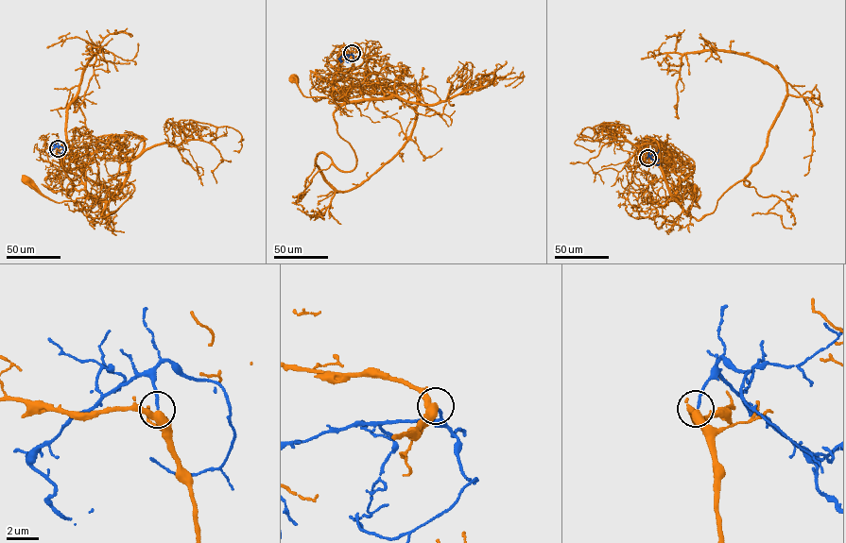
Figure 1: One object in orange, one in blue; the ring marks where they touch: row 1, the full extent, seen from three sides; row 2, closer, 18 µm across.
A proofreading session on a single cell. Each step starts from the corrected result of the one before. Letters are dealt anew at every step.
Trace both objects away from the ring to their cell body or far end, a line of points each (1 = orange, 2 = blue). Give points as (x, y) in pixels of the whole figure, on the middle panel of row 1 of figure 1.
1: (352, 54), (344, 54), (332, 79), (347, 102), (329, 103), (325, 97), (303, 96), (294, 77)
2: (352, 54), (340, 57), (341, 62)

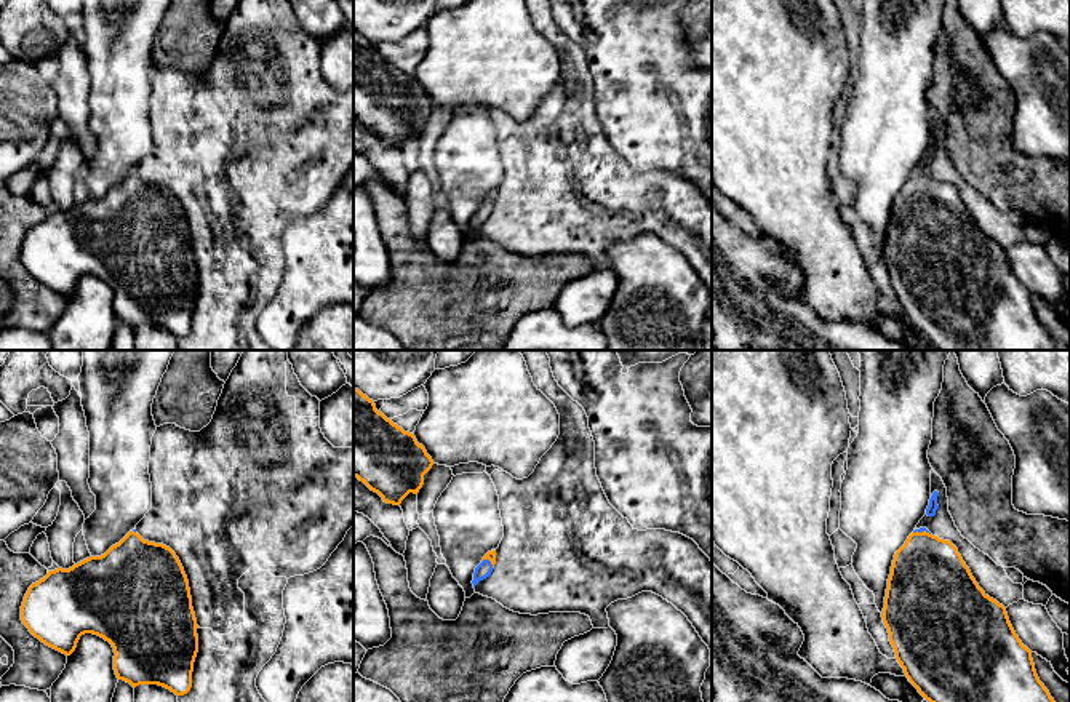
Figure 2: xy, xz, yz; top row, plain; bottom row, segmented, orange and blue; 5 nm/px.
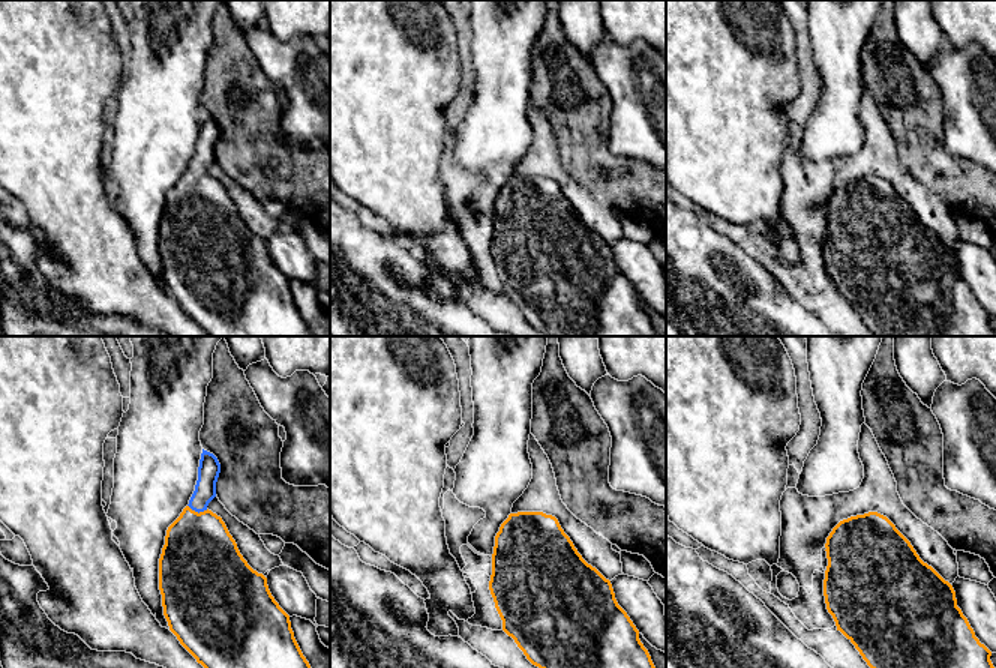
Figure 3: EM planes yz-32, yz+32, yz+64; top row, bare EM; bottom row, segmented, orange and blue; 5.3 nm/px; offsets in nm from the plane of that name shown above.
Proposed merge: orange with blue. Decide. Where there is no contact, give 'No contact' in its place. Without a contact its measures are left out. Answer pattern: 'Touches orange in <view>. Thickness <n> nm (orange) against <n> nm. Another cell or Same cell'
Touches orange in yz. Thickness 400 nm (orange) against 20 nm. Same cell

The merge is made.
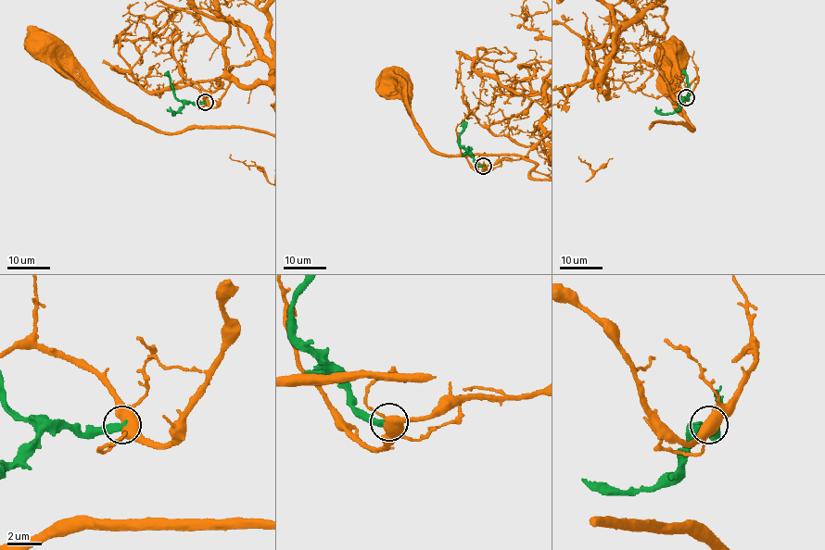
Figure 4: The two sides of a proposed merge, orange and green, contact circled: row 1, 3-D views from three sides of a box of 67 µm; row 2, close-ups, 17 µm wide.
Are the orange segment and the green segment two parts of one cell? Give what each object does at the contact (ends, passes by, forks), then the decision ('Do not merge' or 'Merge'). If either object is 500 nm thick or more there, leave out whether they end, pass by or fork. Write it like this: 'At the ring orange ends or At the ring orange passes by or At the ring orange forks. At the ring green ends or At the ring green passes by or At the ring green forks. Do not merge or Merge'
Do not merge

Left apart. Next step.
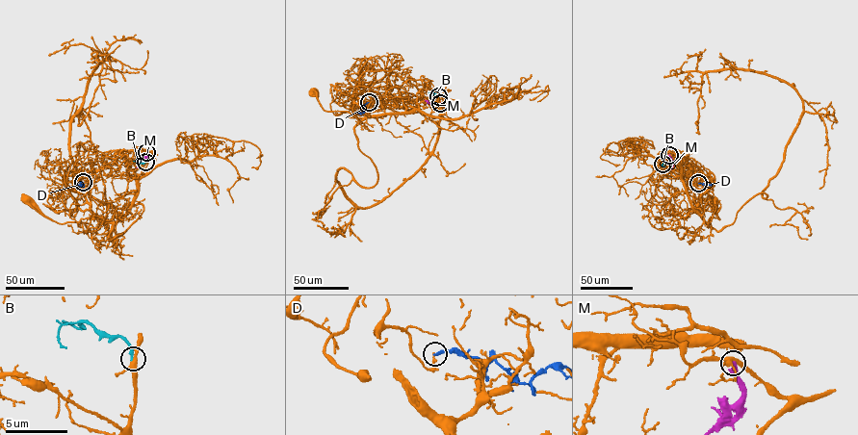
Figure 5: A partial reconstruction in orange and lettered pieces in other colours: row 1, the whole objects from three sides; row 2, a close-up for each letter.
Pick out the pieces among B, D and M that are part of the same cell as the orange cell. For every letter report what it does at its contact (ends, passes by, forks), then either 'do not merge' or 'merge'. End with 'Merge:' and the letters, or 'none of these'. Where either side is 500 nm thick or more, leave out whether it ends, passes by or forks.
B: it ends there; merge
D: it ends there; do not merge
M: it ends there; do not merge
Merge: B

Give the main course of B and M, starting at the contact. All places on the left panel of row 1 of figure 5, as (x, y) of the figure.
B: (145, 162), (133, 161)
M: (146, 152), (136, 167)

